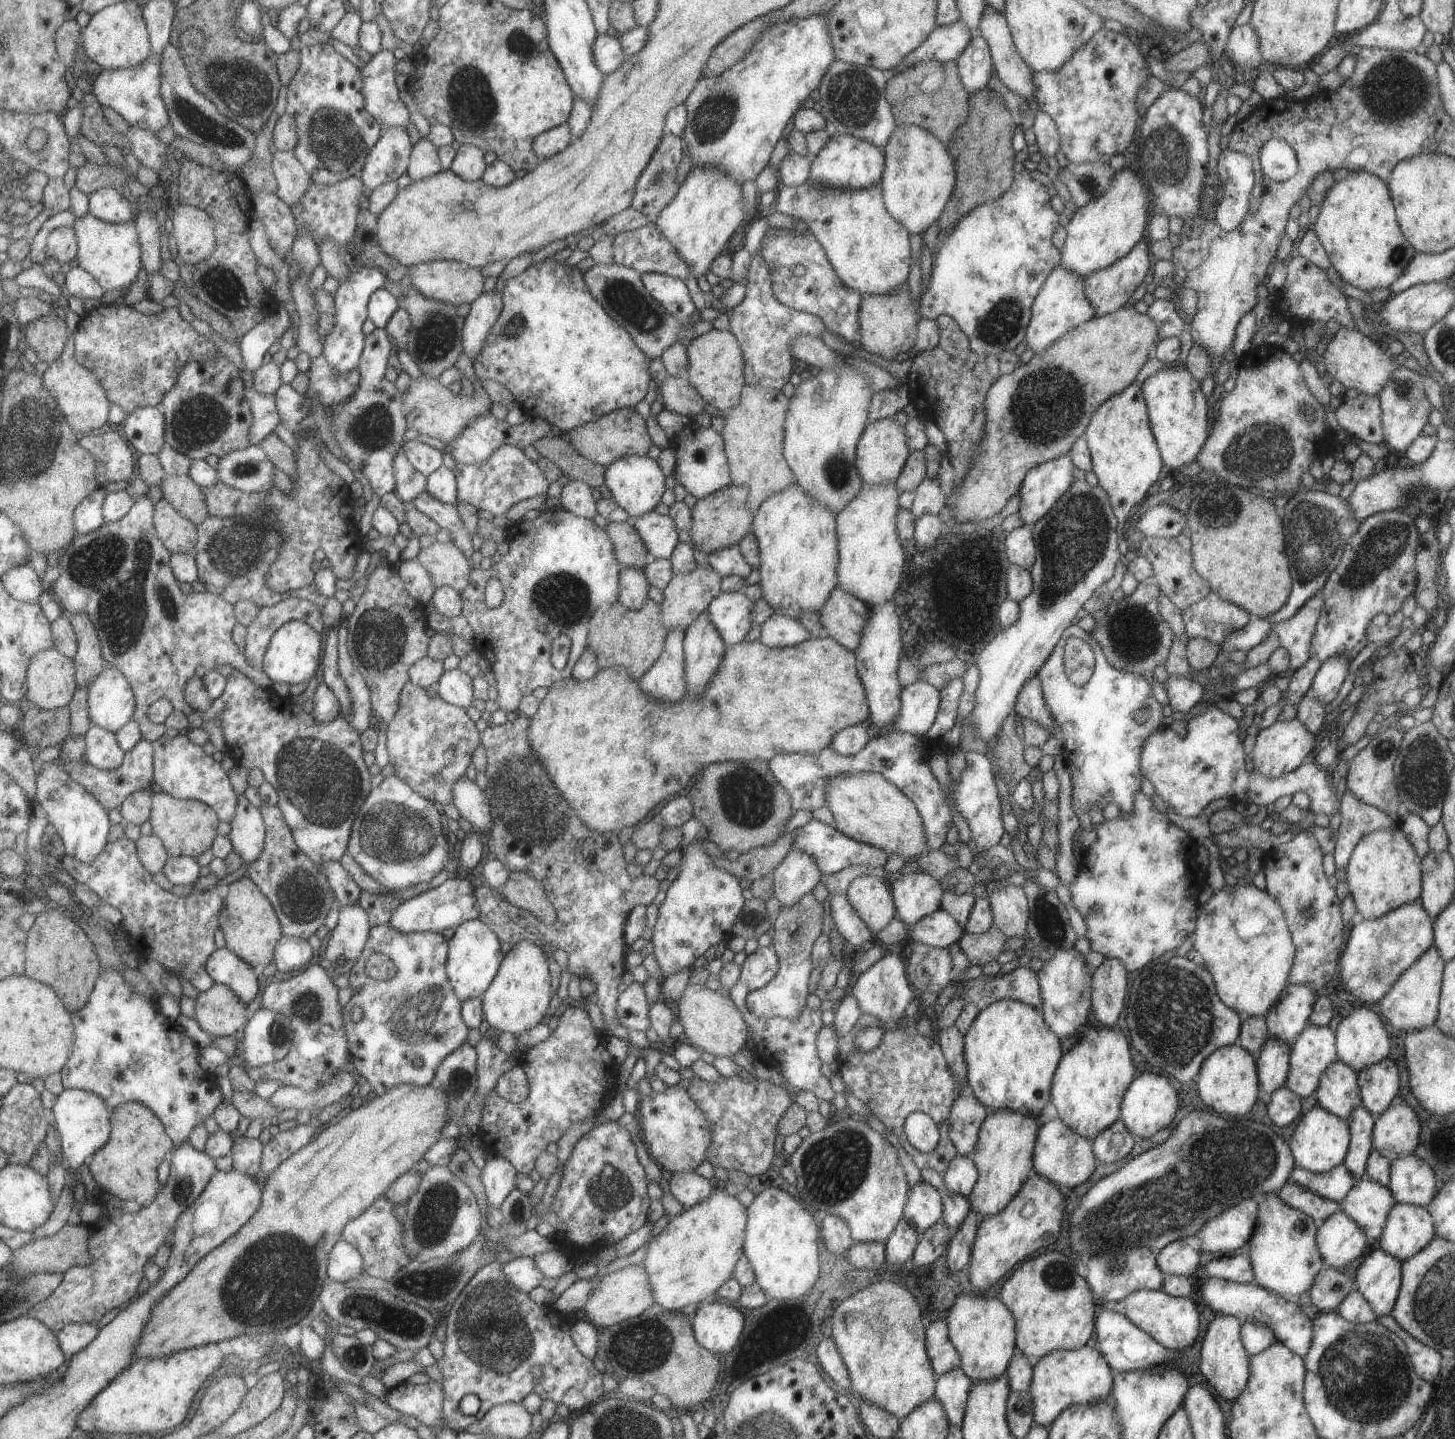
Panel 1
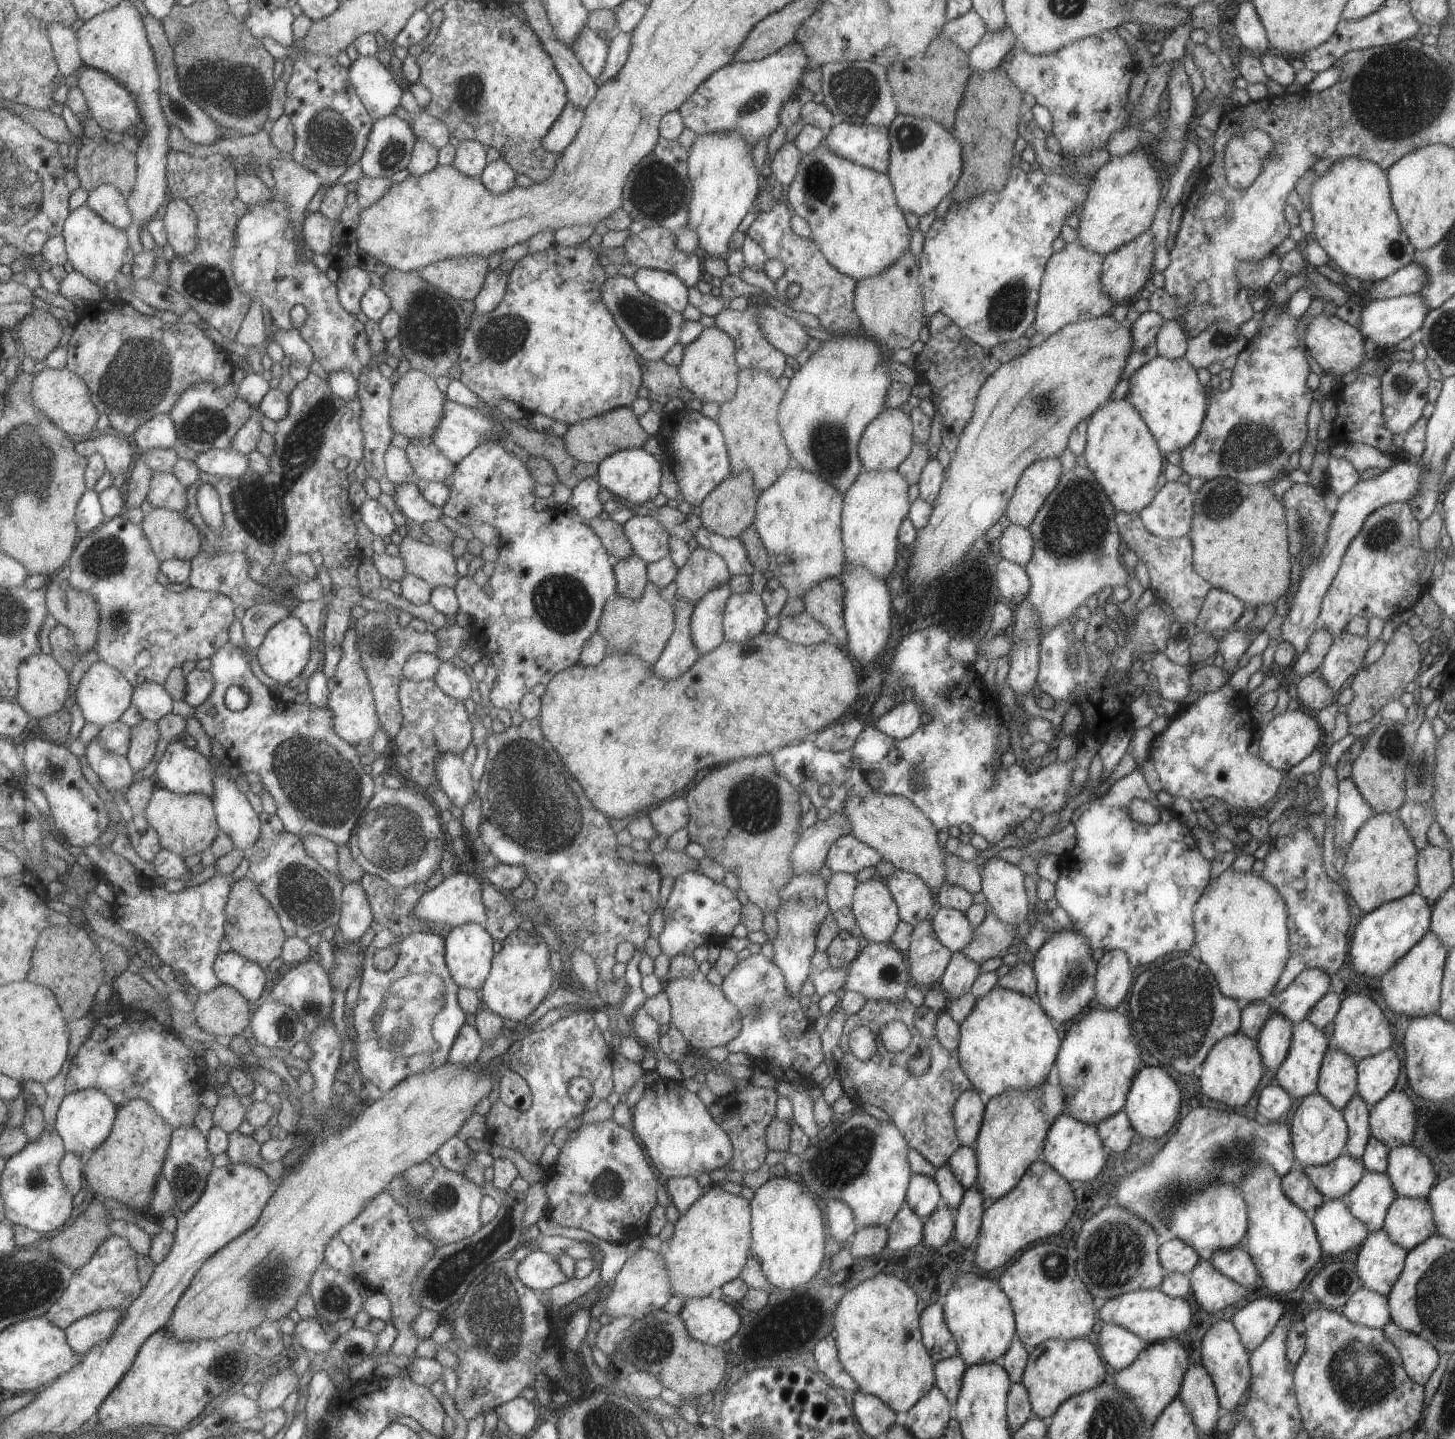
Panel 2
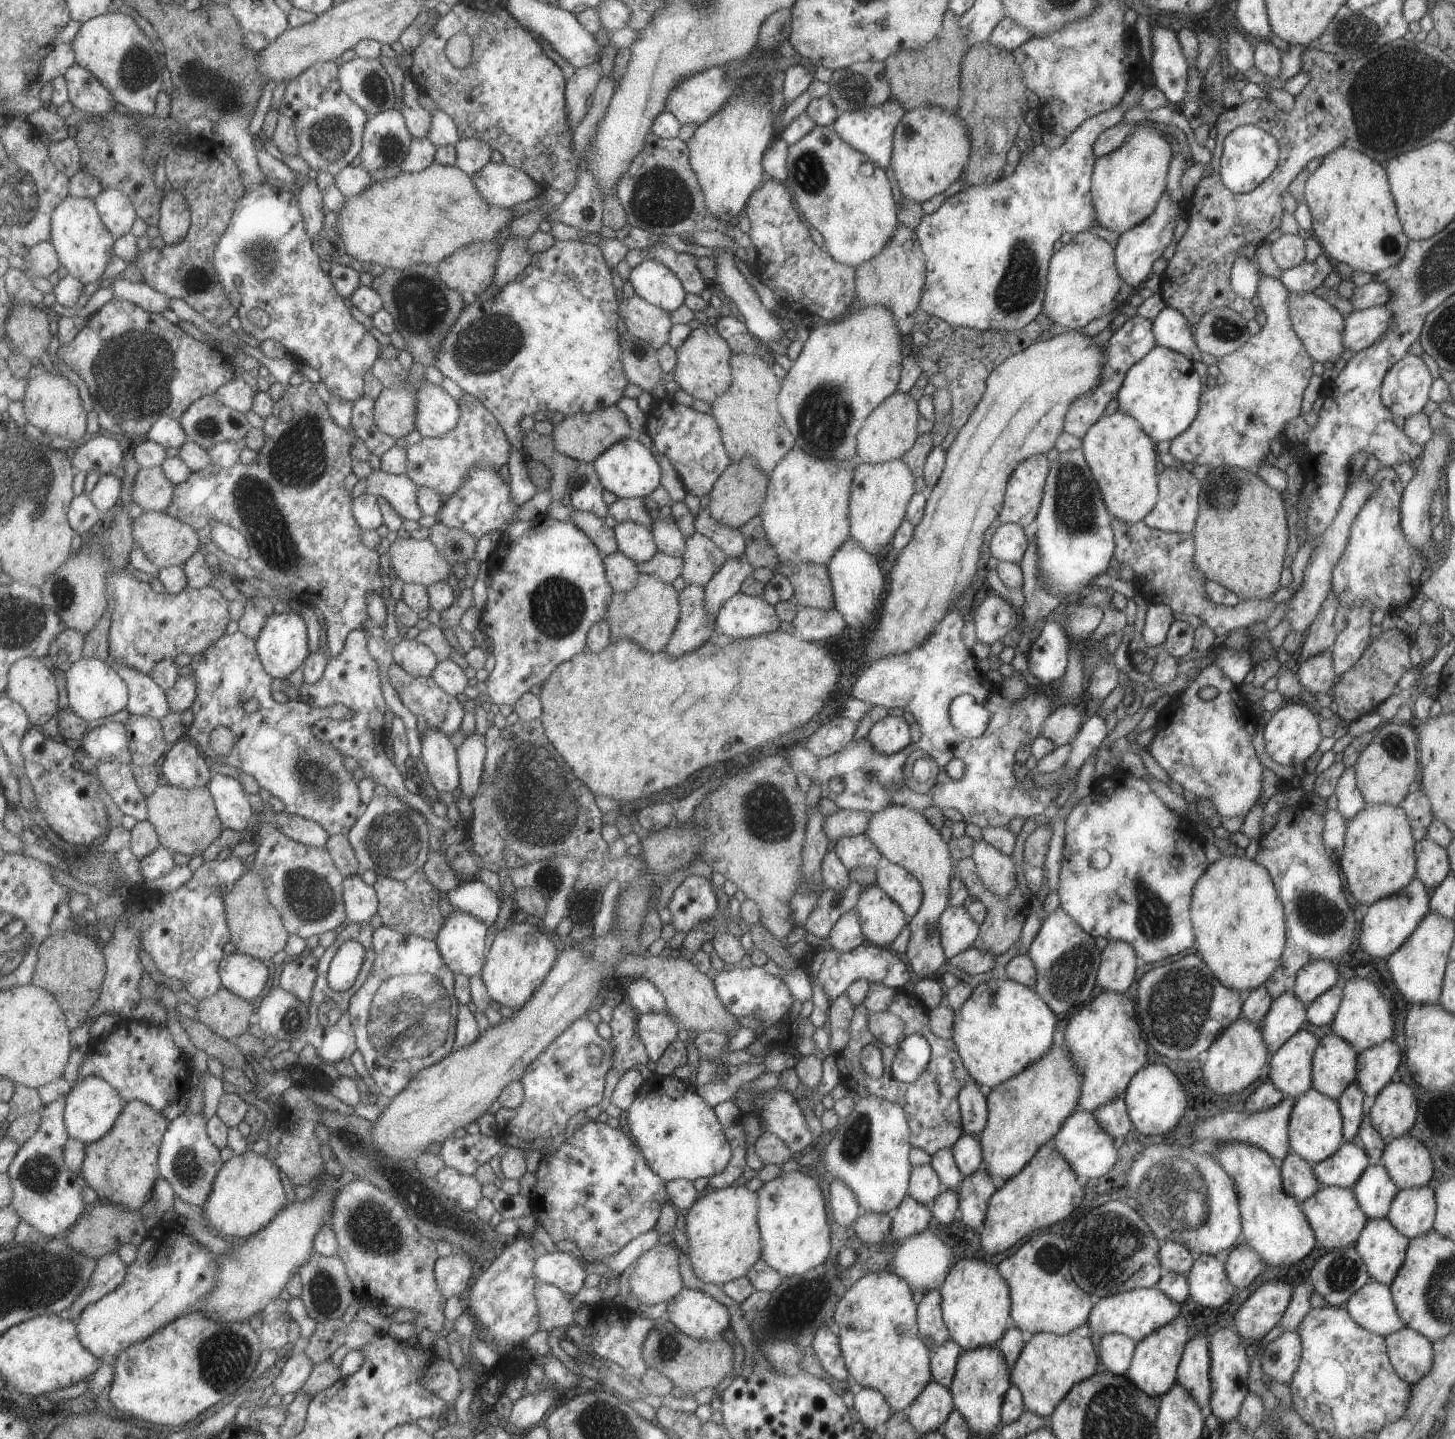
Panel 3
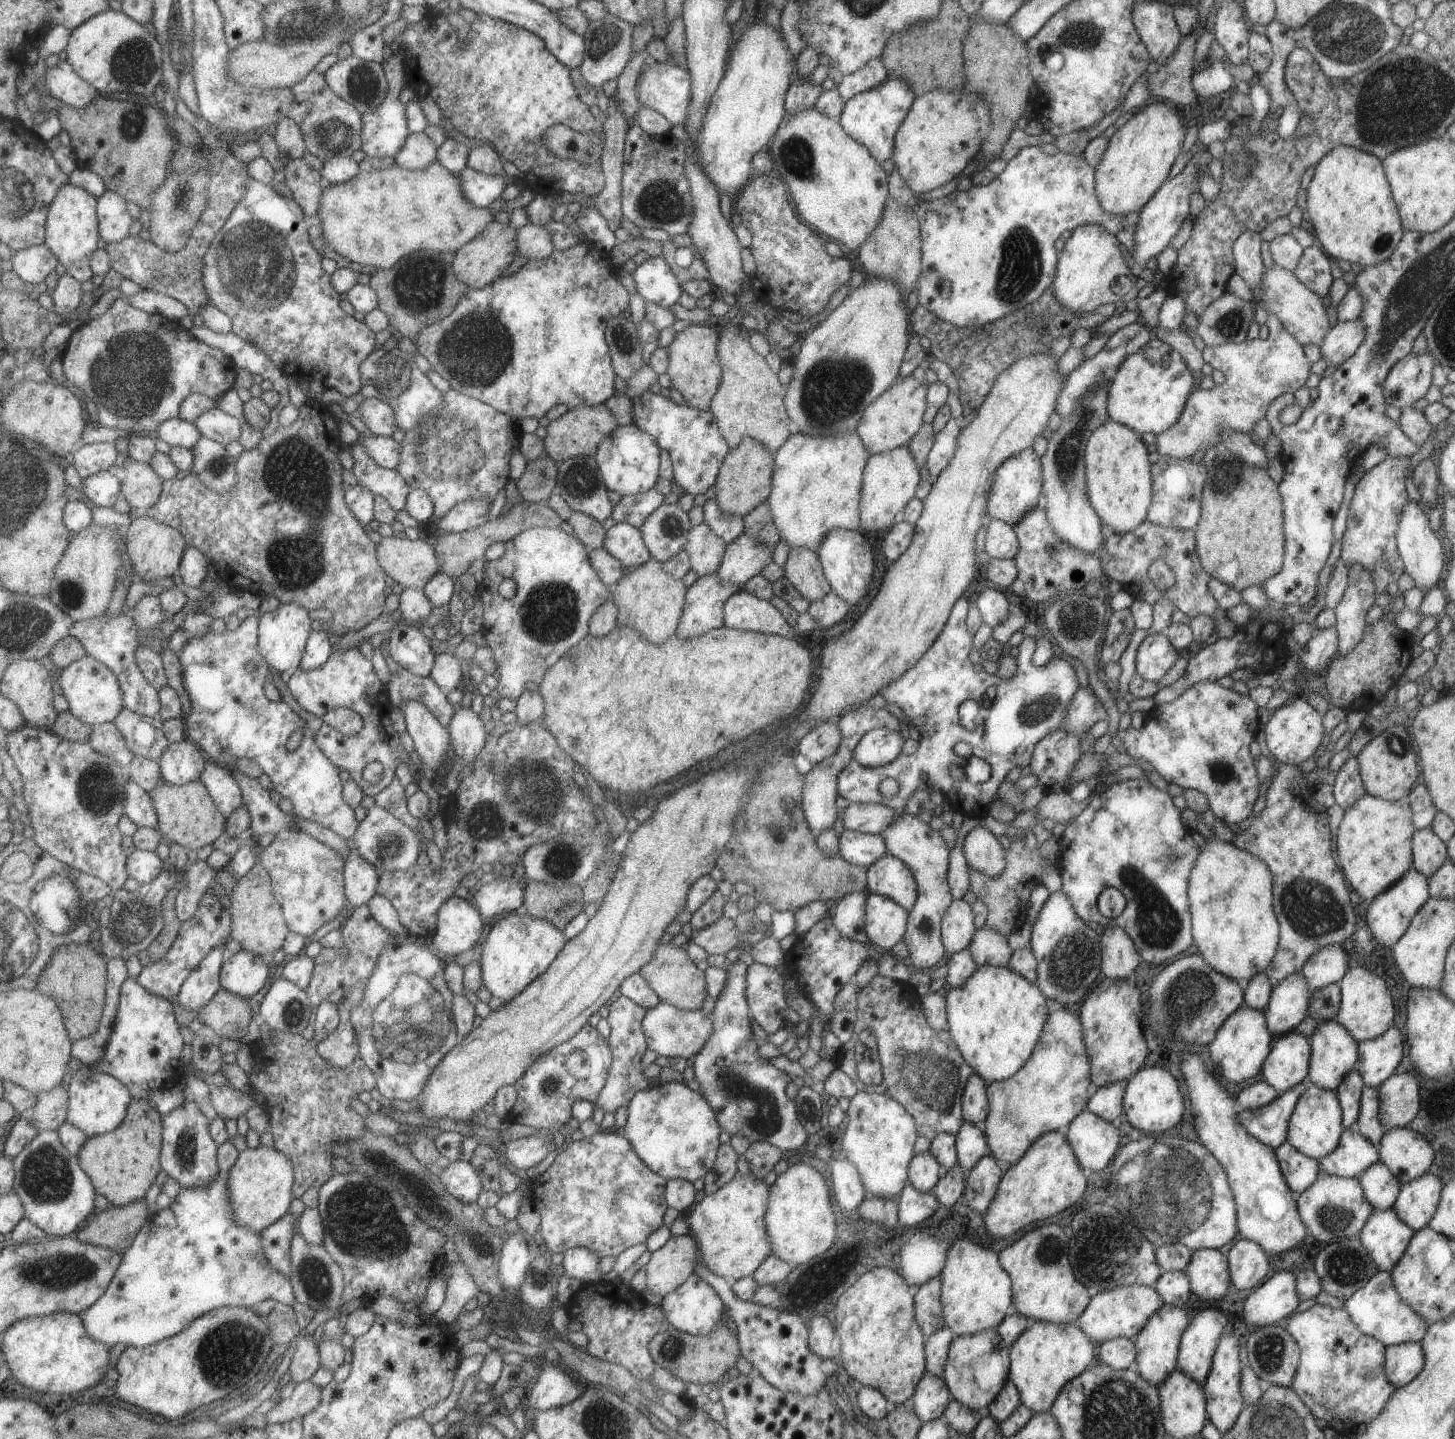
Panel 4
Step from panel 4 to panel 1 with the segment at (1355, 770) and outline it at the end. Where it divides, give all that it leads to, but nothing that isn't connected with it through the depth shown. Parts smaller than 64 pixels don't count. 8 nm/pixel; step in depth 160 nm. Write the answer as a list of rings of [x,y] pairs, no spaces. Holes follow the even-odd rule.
[[[1349,789],[1339,794],[1339,802],[1340,824],[1336,831],[1337,839],[1332,855],[1335,868],[1345,868],[1353,847],[1362,836],[1374,830],[1392,827],[1396,819],[1365,804]]]

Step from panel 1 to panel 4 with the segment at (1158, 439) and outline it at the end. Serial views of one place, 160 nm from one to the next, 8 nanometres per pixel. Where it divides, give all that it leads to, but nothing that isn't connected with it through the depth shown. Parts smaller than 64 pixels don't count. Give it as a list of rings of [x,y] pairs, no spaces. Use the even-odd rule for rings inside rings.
[[[1153,335],[1141,348],[1125,357],[1109,380],[1108,418],[1138,434],[1151,432],[1156,435],[1177,420],[1189,388],[1196,382],[1197,377],[1185,366],[1181,355]]]

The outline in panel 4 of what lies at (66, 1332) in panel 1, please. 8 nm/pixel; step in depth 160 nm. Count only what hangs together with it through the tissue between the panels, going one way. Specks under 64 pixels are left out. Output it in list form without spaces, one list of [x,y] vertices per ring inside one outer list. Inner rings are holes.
[[[221,1171],[210,1183],[205,1186],[194,1186],[189,1188],[181,1188],[176,1199],[172,1199],[170,1205],[154,1214],[151,1220],[145,1223],[145,1226],[137,1234],[131,1248],[126,1250],[122,1255],[122,1263],[117,1271],[116,1277],[111,1281],[107,1292],[96,1302],[95,1305],[83,1312],[85,1326],[88,1328],[89,1334],[98,1341],[104,1342],[109,1348],[117,1346],[117,1344],[126,1344],[127,1346],[144,1347],[151,1343],[158,1343],[165,1339],[171,1338],[185,1329],[193,1321],[196,1321],[204,1314],[211,1313],[212,1310],[220,1309],[222,1306],[240,1306],[256,1309],[260,1303],[267,1299],[275,1299],[281,1303],[288,1305],[295,1304],[298,1300],[294,1293],[294,1286],[281,1271],[272,1266],[272,1262],[268,1259],[264,1249],[264,1238],[261,1232],[253,1230],[251,1227],[242,1225],[236,1221],[234,1217],[234,1208],[232,1207],[232,1198],[230,1197],[228,1172]]]

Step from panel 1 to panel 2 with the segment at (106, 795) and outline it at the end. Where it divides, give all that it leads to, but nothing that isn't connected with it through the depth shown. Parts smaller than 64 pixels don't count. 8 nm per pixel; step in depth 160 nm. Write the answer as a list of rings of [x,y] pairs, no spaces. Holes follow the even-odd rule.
[[[143,718],[138,725],[132,727],[131,748],[128,759],[135,771],[149,766],[157,752],[157,742],[161,740],[158,722]]]

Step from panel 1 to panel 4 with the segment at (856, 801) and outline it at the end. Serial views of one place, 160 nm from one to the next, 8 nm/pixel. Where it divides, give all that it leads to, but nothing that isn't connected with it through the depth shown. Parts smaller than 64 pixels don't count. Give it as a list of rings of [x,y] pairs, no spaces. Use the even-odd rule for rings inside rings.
[[[903,812],[880,835],[888,853],[908,866],[915,879],[917,896],[911,910],[908,910],[907,928],[902,940],[906,944],[911,964],[915,968],[927,970],[934,967],[946,951],[940,935],[940,920],[953,899],[946,879],[950,850],[941,835],[929,828],[926,822]]]

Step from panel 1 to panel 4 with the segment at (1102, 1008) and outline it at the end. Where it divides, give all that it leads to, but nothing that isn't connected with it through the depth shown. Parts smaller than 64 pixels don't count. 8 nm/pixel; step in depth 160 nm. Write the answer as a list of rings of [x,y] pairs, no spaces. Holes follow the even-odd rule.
[[[1117,925],[1103,927],[1100,936],[1100,971],[1110,979],[1127,979],[1139,964],[1138,952],[1130,936]]]

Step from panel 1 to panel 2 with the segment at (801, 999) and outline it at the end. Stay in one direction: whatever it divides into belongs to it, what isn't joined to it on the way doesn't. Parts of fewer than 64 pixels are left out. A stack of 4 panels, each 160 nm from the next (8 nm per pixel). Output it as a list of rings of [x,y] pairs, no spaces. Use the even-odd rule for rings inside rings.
[[[819,871],[793,875],[781,889],[780,903],[775,912],[778,931],[772,942],[774,951],[771,961],[781,969],[790,995],[798,997],[800,984],[808,978],[811,956],[816,951],[814,938],[820,922],[829,912],[826,884]]]

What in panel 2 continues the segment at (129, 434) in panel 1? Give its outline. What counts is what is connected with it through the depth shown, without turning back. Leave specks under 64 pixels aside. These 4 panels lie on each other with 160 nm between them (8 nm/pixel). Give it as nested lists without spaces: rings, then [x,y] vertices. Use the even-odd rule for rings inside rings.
[[[158,414],[140,426],[133,439],[143,451],[159,447],[173,449],[179,444],[177,423],[170,415]]]

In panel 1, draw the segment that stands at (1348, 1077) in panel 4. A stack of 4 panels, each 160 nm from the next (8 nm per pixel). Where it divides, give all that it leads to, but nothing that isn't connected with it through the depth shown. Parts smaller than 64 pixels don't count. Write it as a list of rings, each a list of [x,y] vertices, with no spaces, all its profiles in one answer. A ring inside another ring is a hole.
[[[1363,1105],[1356,1106],[1346,1118],[1350,1141],[1342,1163],[1355,1180],[1364,1176],[1366,1160],[1373,1148],[1372,1128],[1374,1119]]]

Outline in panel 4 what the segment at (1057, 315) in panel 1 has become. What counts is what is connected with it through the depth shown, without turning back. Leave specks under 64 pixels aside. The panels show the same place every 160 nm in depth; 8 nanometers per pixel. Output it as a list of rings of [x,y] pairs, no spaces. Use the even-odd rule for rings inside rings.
[[[1085,223],[1076,226],[1069,238],[1064,242],[1064,247],[1058,252],[1056,275],[1050,284],[1055,298],[1072,313],[1086,313],[1099,305],[1111,303],[1114,306],[1123,305],[1129,300],[1137,299],[1136,274],[1130,270],[1123,260],[1119,250],[1119,241],[1104,226],[1097,223]]]

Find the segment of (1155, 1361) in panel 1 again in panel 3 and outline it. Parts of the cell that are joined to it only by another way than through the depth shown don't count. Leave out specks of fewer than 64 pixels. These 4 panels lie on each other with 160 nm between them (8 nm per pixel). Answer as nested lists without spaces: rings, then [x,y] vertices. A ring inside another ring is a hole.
[[[1109,1333],[1095,1342],[1103,1366],[1114,1375],[1124,1376],[1133,1356],[1134,1338],[1126,1337],[1123,1333]]]

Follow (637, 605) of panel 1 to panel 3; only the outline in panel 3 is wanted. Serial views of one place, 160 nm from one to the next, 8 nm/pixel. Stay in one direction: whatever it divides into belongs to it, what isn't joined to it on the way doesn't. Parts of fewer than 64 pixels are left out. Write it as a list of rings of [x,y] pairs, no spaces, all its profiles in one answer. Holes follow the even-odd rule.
[[[621,552],[602,555],[605,577],[614,592],[629,592],[637,584],[637,564]]]

